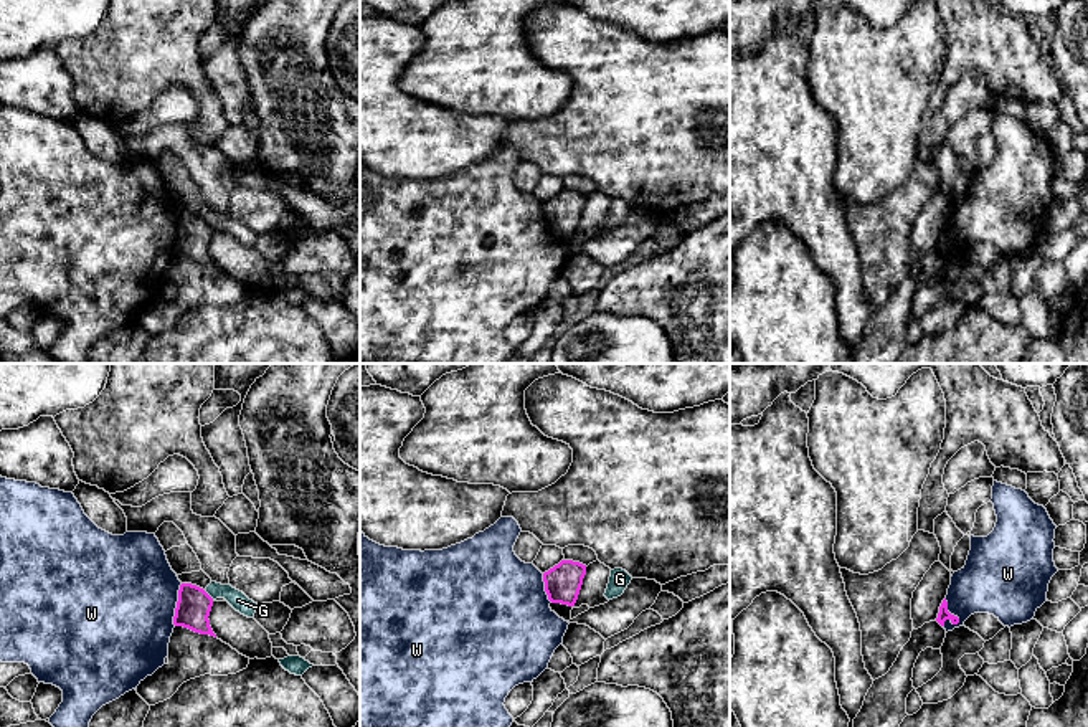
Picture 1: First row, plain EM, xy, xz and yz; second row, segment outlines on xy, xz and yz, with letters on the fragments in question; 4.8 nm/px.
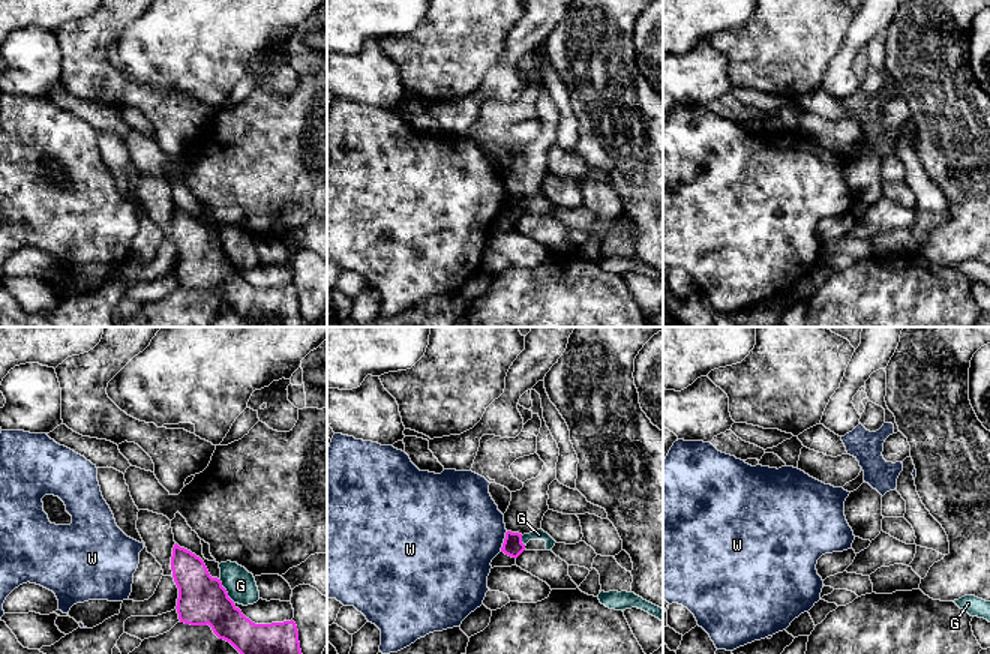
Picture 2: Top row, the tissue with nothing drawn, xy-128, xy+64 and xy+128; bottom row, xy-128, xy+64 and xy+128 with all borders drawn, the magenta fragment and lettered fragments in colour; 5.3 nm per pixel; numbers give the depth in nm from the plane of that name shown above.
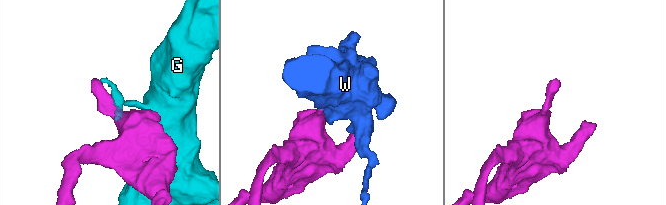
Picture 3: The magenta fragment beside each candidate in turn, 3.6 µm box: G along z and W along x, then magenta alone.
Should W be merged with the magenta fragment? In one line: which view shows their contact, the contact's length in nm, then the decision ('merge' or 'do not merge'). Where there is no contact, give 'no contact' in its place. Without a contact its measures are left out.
meets magenta in yz; contact 150 nm long; do not merge

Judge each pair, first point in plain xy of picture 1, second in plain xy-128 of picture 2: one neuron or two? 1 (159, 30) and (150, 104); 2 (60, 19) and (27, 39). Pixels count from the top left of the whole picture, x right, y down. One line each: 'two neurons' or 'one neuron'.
1: one neuron
2: two neurons

